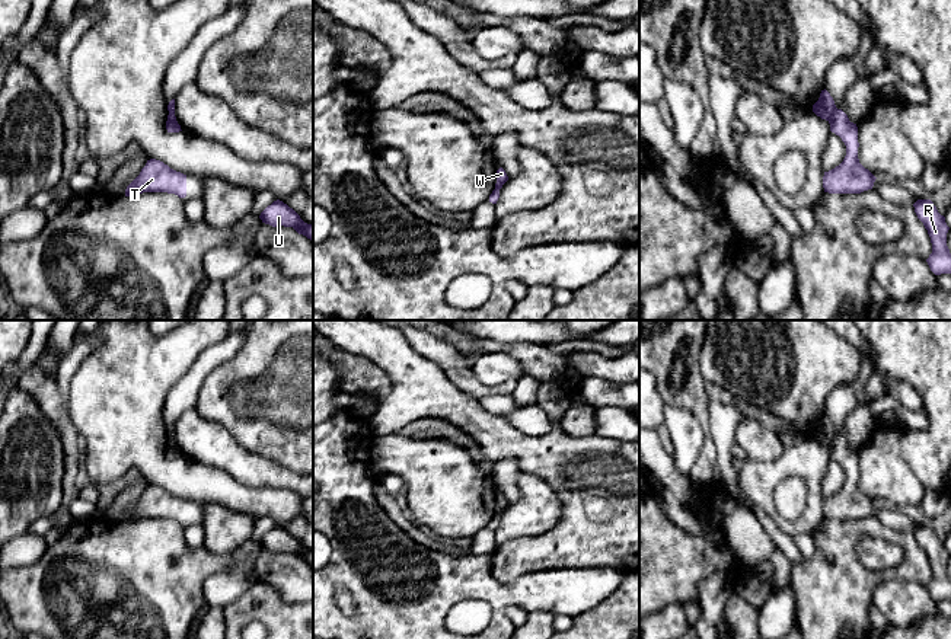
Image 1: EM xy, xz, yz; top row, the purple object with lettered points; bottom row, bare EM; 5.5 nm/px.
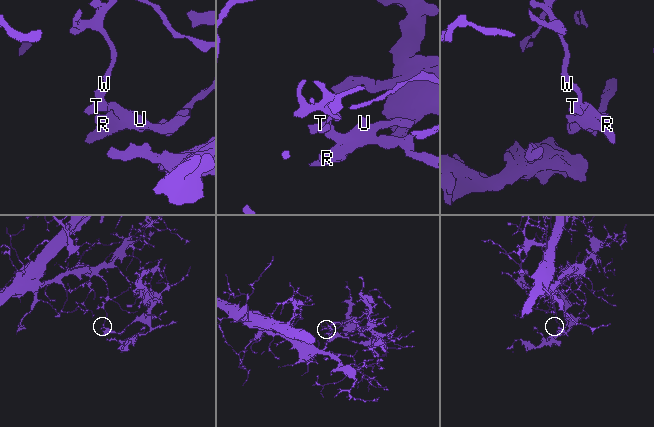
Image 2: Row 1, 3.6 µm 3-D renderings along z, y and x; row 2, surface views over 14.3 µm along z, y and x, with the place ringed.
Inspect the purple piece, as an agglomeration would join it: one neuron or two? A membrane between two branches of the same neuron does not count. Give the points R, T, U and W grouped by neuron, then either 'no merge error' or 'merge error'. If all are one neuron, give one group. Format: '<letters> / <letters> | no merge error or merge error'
R T U / W | merge error

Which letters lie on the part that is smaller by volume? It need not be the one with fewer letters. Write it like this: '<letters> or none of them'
R, T, U

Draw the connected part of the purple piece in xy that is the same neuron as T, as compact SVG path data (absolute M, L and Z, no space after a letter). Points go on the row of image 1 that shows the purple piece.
M150 159L140 175L127 186L125 197L143 192L167 192L186 197L186 175L170 169L160 160Z

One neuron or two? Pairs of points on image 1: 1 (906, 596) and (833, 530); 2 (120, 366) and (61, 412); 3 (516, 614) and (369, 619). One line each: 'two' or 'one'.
1: two
2: two
3: two

